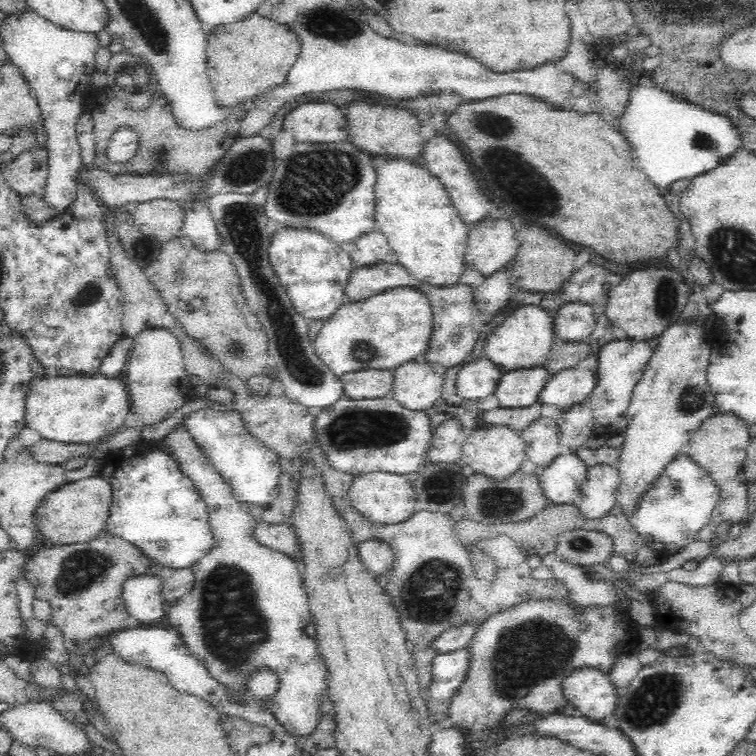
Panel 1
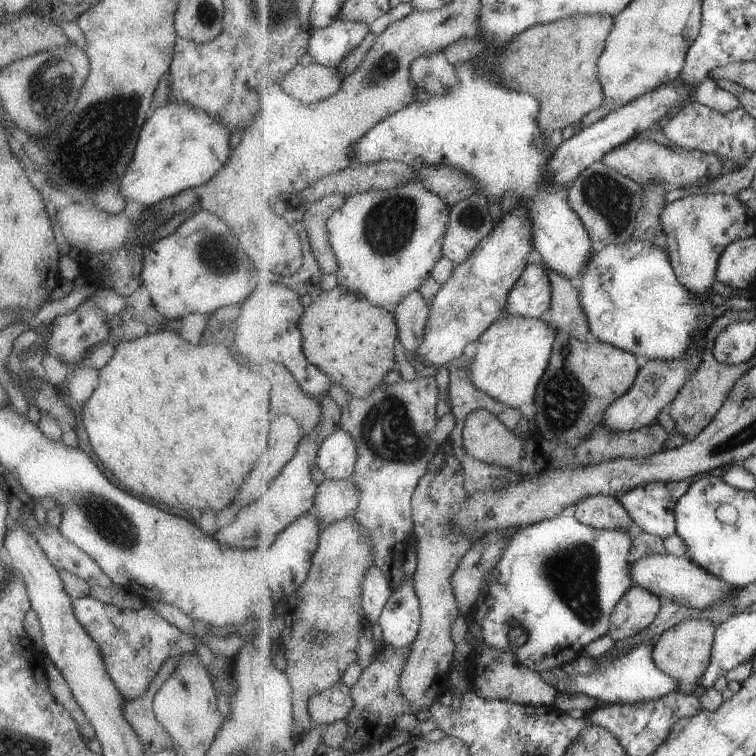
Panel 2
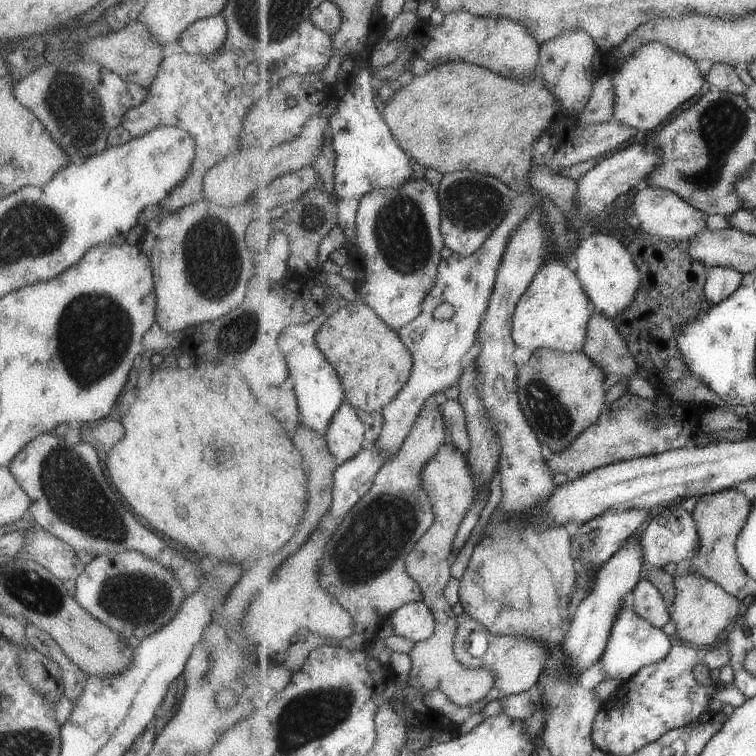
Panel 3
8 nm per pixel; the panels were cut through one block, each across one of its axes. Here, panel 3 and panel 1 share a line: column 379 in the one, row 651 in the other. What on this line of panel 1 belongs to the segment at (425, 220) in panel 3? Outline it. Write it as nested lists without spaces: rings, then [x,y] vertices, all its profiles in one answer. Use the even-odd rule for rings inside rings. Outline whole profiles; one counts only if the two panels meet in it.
[[[178,424],[171,433],[166,435],[159,442],[162,448],[168,448],[165,452],[170,455],[172,459],[175,459],[178,462],[181,471],[186,476],[190,477],[190,480],[194,481],[197,491],[200,493],[200,496],[204,499],[204,502],[208,507],[209,525],[212,528],[211,533],[213,534],[212,548],[210,548],[210,550],[206,552],[206,554],[204,554],[196,564],[191,566],[195,576],[193,588],[189,593],[186,593],[185,596],[181,596],[181,598],[176,602],[176,605],[172,605],[172,607],[169,608],[169,612],[166,614],[165,620],[168,620],[170,627],[178,631],[182,640],[184,640],[186,648],[188,648],[188,652],[190,652],[195,659],[198,658],[198,661],[202,660],[202,663],[206,665],[208,672],[220,684],[224,684],[226,688],[231,688],[231,690],[242,688],[242,686],[244,686],[244,682],[246,682],[246,678],[248,678],[254,670],[258,670],[258,668],[262,668],[262,666],[267,666],[267,668],[273,670],[278,675],[279,687],[277,693],[270,697],[268,703],[269,710],[274,713],[278,722],[284,726],[289,734],[292,734],[294,737],[298,736],[298,734],[299,736],[308,736],[308,734],[314,730],[316,724],[318,724],[318,720],[320,720],[320,714],[322,712],[319,708],[320,699],[327,695],[326,677],[324,677],[326,665],[324,665],[322,657],[316,653],[316,641],[314,641],[314,638],[309,637],[304,631],[306,626],[311,622],[311,616],[309,613],[309,601],[303,587],[303,578],[301,574],[302,567],[300,562],[294,560],[288,554],[268,548],[254,539],[254,533],[252,532],[254,532],[254,522],[256,520],[249,512],[249,505],[238,502],[238,500],[232,496],[232,489],[226,484],[226,481],[220,477],[218,472],[216,472],[216,469],[211,467],[210,462],[208,462],[208,460],[202,455],[198,445],[192,441],[190,433],[184,429],[184,424]]]

